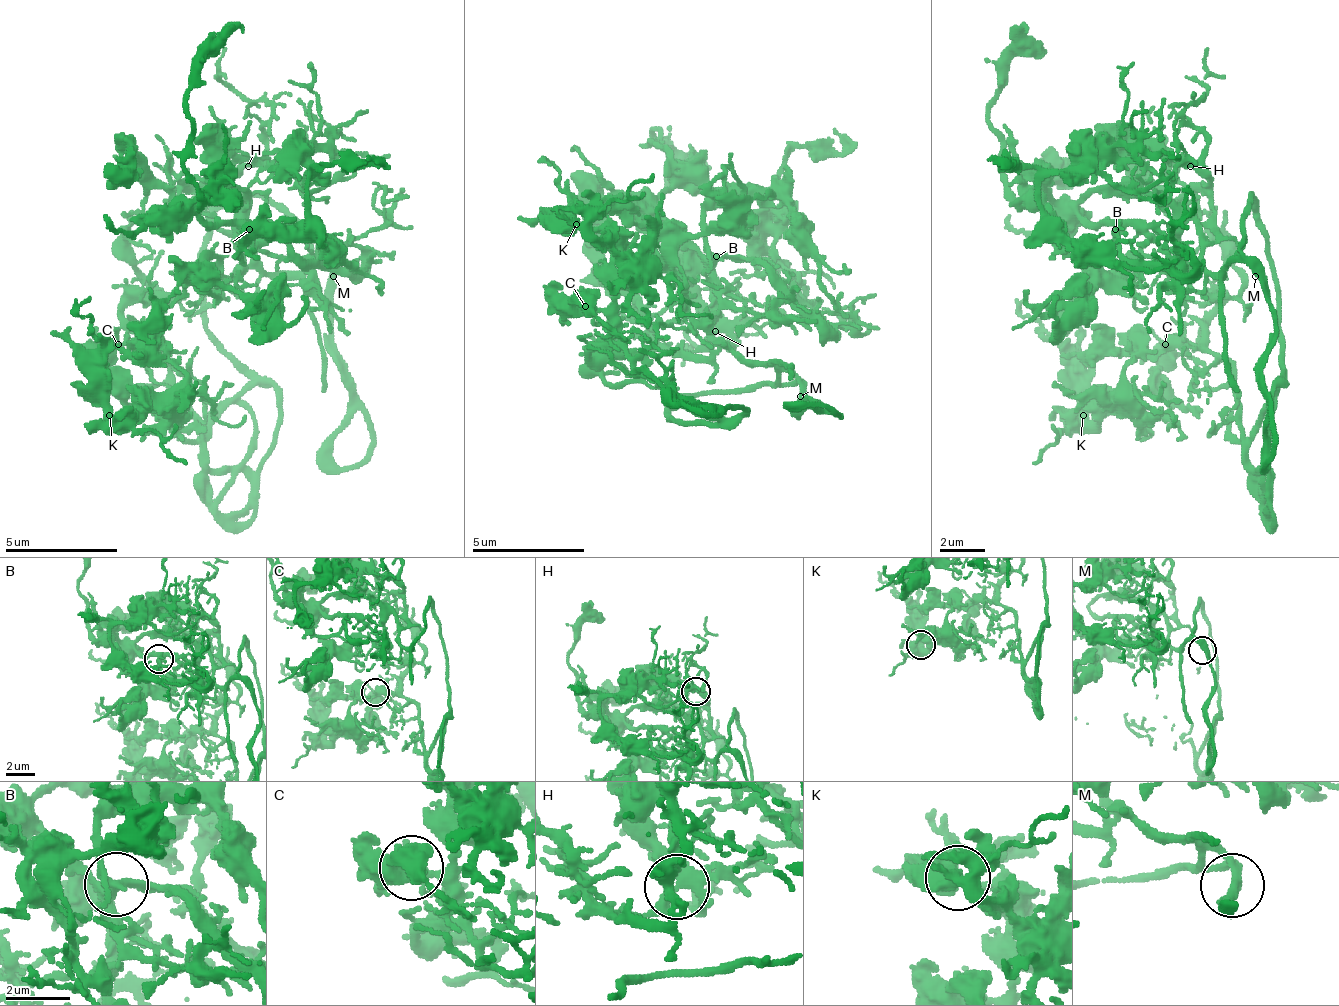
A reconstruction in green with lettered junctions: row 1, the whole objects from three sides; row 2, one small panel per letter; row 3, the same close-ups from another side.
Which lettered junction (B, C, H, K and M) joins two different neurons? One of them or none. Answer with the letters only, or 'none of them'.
none of them

